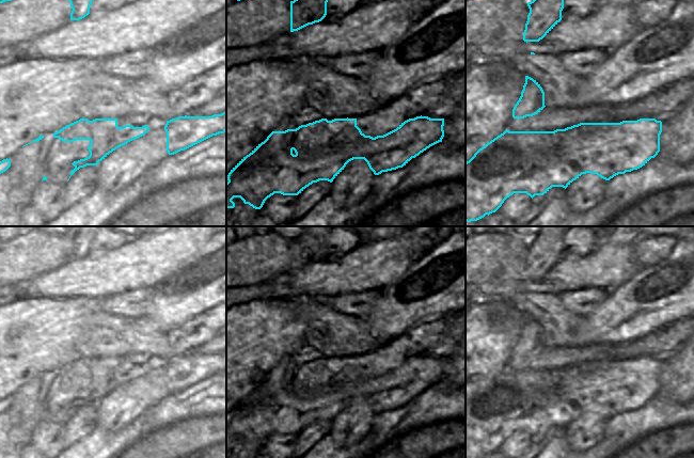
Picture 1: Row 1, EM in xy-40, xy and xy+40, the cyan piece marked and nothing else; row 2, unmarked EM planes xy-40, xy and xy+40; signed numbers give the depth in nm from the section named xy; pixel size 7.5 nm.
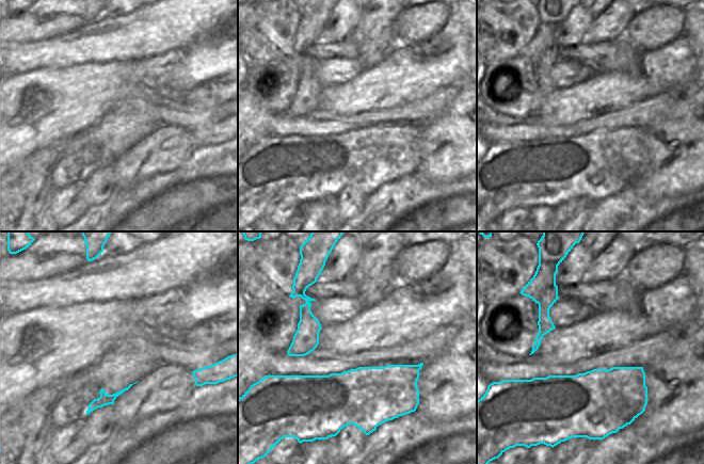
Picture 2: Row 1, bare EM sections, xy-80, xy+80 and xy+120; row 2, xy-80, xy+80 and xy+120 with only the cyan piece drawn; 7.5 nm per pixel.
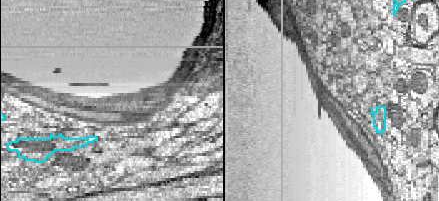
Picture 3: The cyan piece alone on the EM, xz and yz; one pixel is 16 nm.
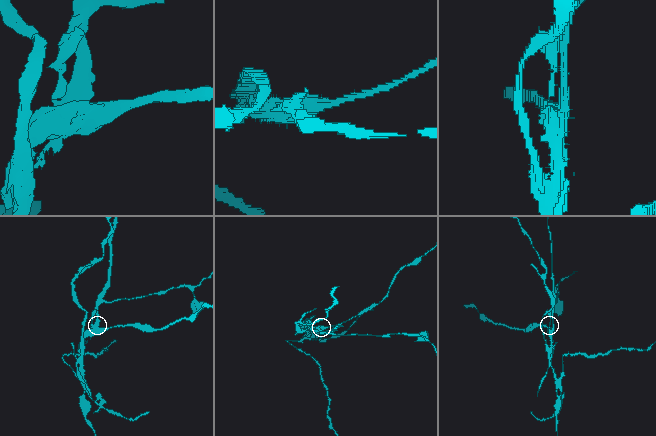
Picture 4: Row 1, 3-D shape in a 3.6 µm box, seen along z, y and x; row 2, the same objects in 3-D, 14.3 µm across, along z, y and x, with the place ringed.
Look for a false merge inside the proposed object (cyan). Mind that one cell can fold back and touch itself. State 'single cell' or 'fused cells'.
fused cells

